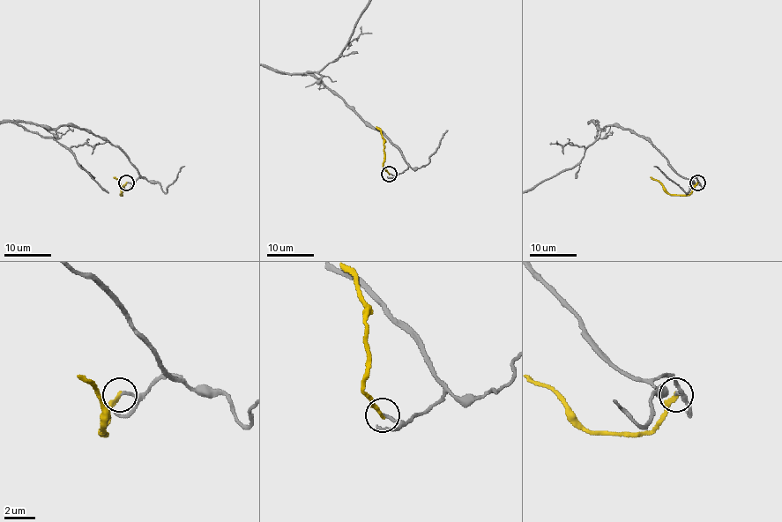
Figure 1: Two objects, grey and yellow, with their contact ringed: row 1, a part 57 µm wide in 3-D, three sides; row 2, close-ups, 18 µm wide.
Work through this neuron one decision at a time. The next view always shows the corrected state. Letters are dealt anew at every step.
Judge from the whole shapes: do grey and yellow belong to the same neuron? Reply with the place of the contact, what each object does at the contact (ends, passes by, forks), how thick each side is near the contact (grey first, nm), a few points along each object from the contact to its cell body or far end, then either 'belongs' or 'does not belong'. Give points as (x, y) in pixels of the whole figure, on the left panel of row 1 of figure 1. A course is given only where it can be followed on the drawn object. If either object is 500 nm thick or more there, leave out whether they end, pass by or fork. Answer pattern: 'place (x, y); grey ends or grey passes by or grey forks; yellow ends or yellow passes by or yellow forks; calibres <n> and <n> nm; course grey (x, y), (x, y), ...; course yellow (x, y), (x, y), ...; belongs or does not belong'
place (126, 182); grey ends; yellow ends; calibres 190 and 280 nm; course yellow (126, 183), (121, 195), (120, 182), (113, 177); does not belong

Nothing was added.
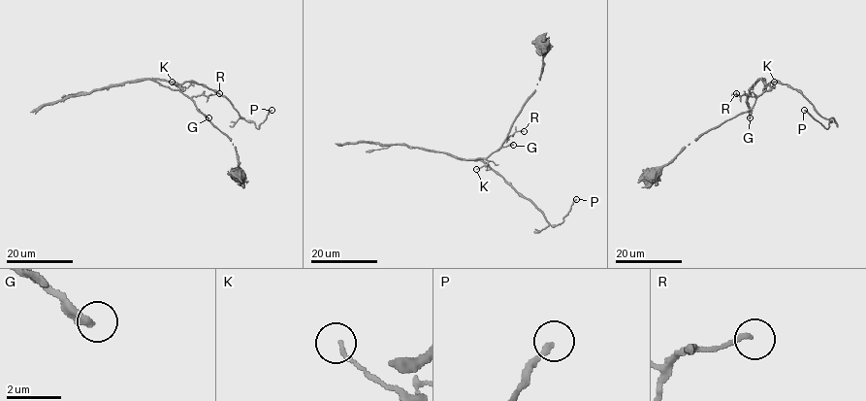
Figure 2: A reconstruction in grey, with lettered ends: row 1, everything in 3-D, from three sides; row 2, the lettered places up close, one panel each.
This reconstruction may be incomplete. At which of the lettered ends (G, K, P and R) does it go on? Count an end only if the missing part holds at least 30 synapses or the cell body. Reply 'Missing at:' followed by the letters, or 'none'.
Missing at: P

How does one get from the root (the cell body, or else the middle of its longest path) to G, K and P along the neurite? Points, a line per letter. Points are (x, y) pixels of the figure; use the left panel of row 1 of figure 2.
G: (240, 179), (239, 157), (231, 140), (208, 117)
K: (240, 179), (239, 157), (231, 140), (172, 82)
P: (240, 179), (239, 157), (231, 140), (185, 95), (154, 80), (204, 83), (223, 95), (258, 128), (272, 110)

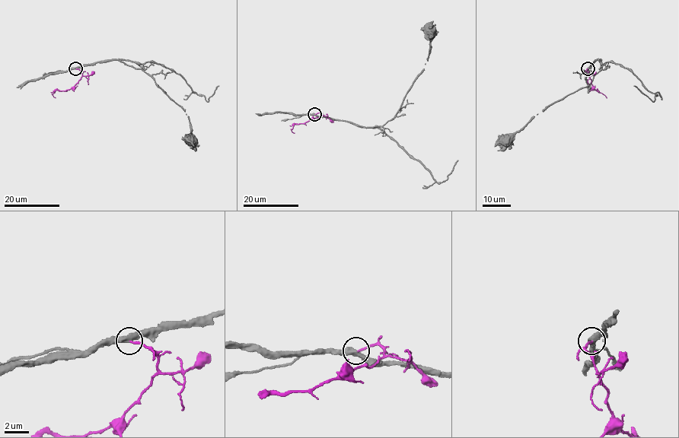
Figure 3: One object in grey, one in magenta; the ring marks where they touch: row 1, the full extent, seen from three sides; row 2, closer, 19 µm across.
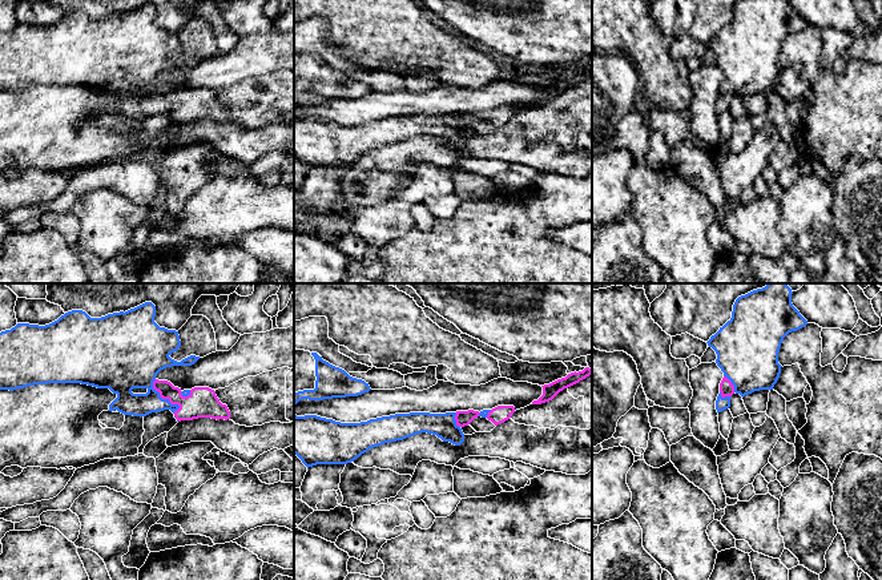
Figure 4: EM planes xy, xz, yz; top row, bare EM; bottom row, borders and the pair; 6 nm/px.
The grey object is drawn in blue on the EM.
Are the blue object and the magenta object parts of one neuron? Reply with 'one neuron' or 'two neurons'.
one neuron

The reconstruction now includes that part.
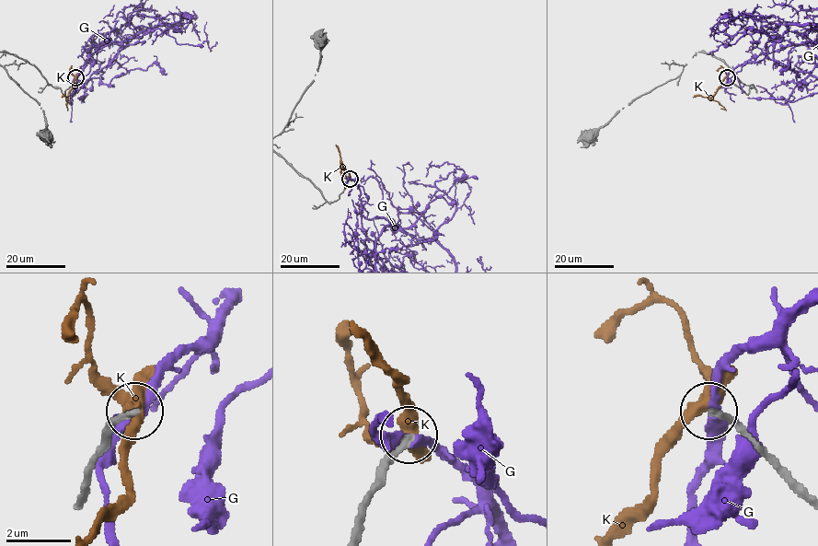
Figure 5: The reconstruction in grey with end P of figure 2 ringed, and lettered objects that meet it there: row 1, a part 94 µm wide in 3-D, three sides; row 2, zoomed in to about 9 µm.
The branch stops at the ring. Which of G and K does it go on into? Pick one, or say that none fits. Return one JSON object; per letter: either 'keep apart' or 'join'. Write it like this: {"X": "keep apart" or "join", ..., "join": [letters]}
{"G": "keep apart", "K": "keep apart", "join": []}

